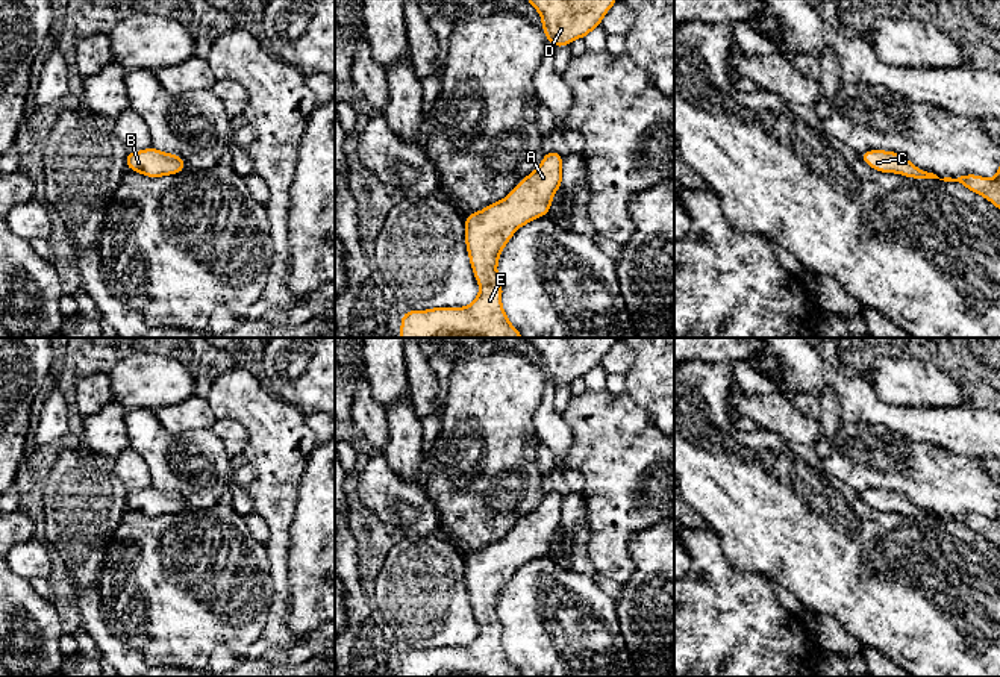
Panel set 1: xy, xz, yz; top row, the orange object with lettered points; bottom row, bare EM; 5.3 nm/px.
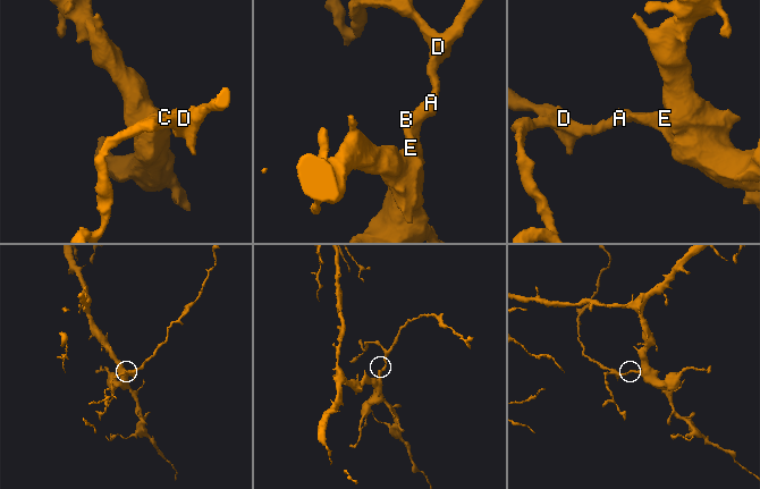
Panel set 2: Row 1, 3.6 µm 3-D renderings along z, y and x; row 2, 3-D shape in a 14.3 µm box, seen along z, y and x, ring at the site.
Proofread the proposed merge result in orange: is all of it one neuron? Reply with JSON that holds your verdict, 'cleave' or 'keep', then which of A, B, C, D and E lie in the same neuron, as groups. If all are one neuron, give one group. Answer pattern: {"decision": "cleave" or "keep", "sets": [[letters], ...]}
{"decision": "keep", "sets": [["A", "B", "C", "D", "E"]]}

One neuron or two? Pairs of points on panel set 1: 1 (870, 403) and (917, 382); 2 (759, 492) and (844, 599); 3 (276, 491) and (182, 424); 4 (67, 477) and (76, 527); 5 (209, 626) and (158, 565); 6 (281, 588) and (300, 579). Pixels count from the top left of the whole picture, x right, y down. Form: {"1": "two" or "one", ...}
{"1": "two", "2": "one", "3": "two", "4": "one", "5": "one", "6": "two"}

